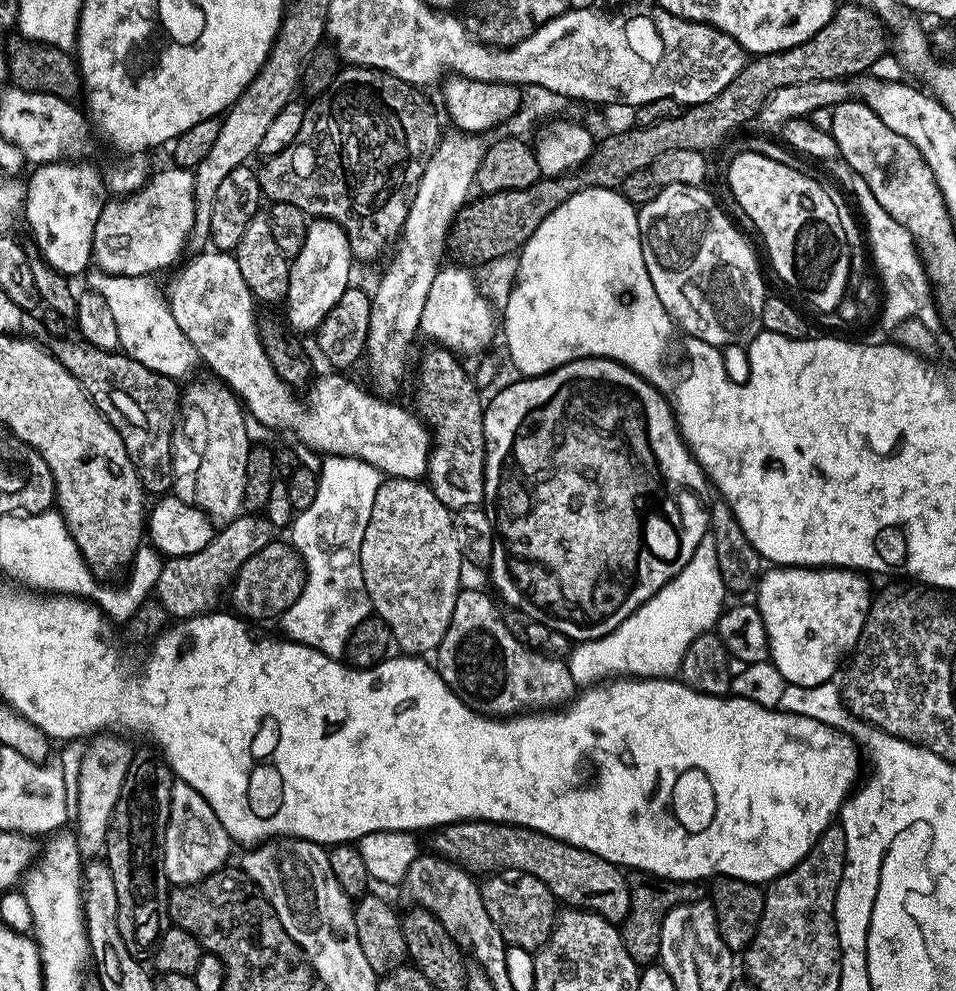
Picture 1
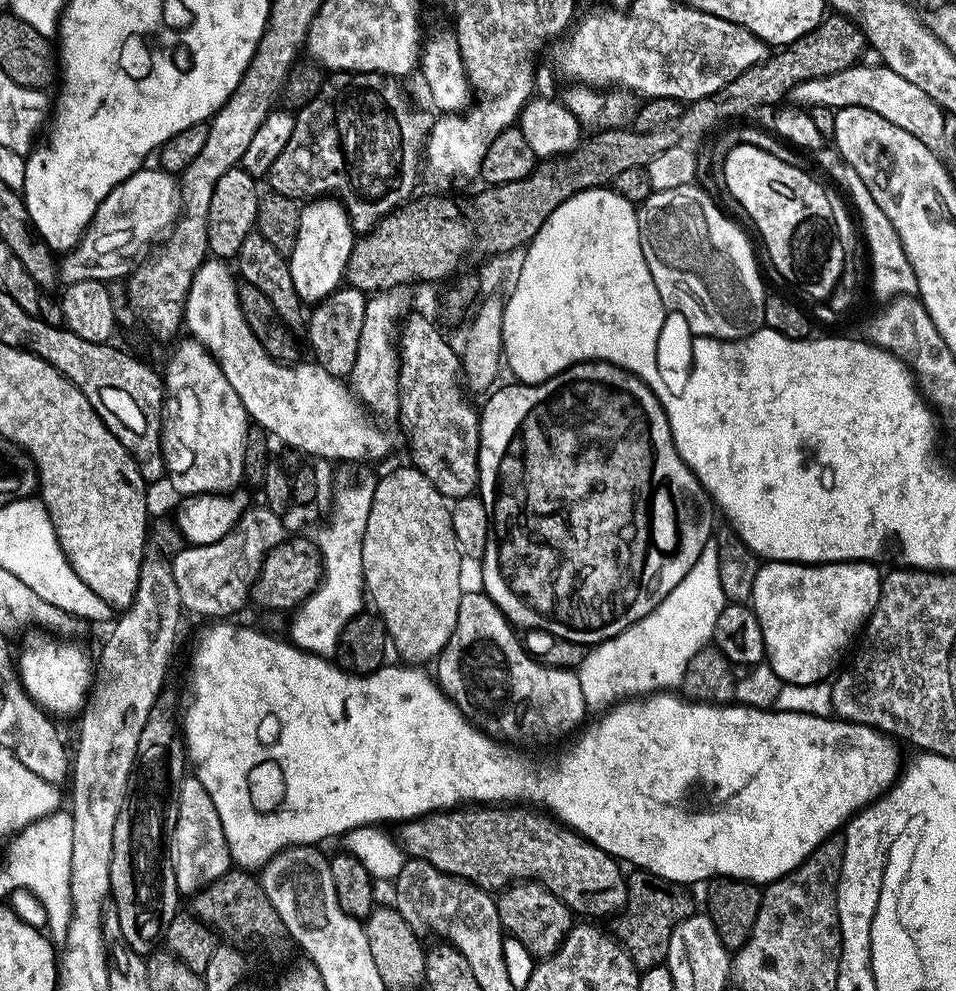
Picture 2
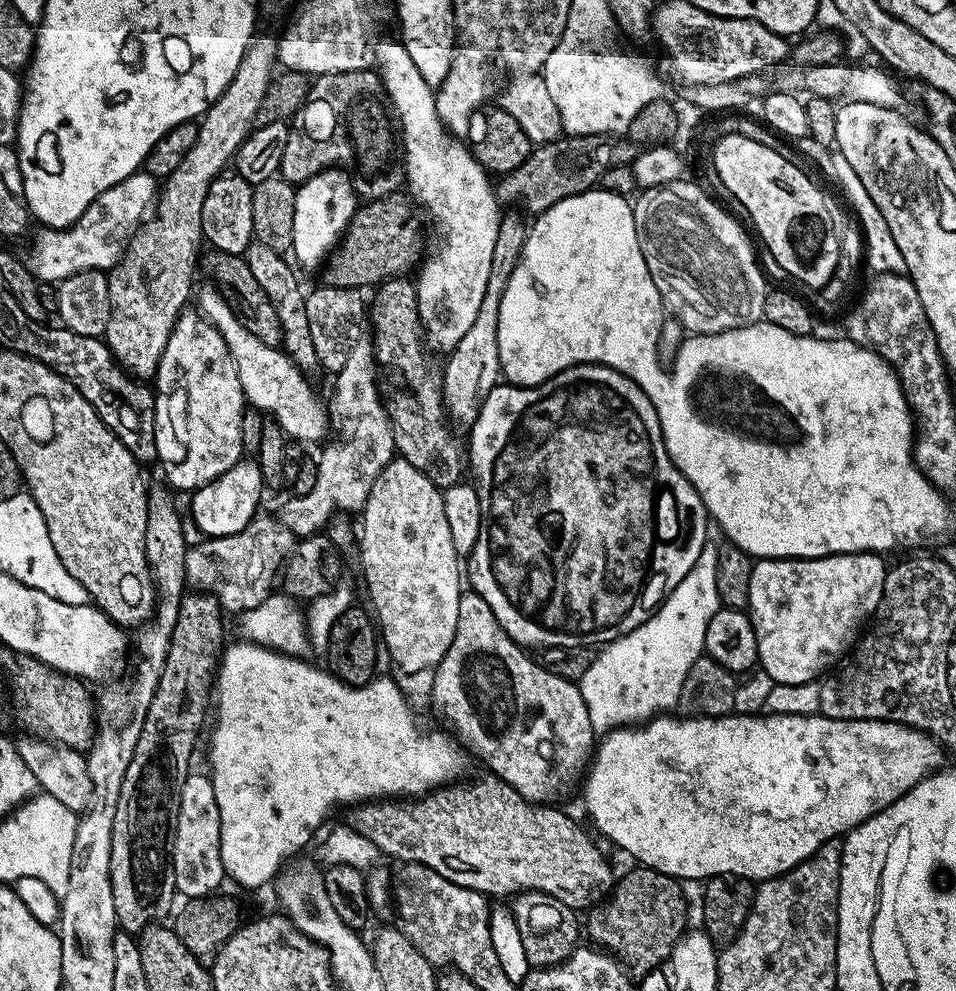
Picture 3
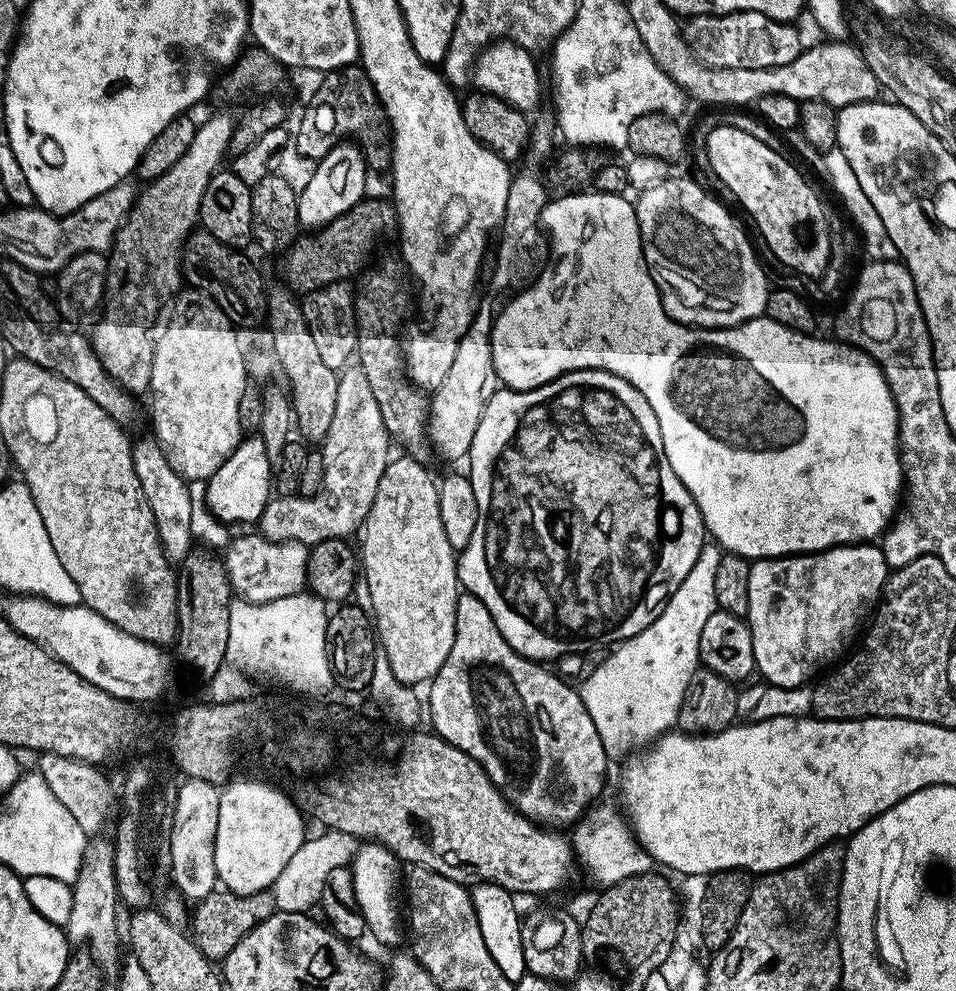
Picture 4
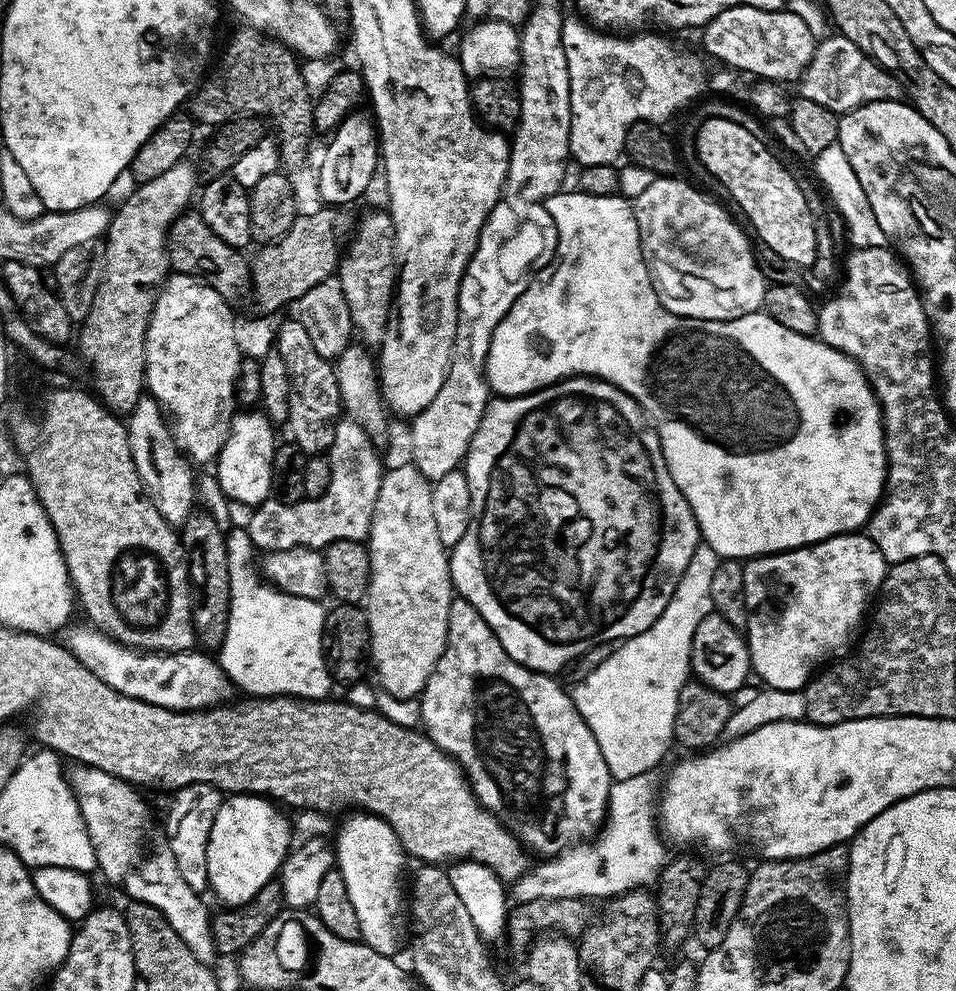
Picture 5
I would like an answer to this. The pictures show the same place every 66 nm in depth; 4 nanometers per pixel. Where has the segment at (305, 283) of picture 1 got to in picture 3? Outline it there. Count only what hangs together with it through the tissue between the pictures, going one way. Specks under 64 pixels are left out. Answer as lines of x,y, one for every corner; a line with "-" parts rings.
339,167
325,168
316,176
303,181
296,188
296,197
294,198
294,242
292,243
291,255
296,256
295,263
301,269
316,268
328,260
334,249
339,245
340,238
343,236
348,224
352,221
352,215
356,213
358,207
358,193
354,187
354,180
351,175
347,176
347,171
341,170

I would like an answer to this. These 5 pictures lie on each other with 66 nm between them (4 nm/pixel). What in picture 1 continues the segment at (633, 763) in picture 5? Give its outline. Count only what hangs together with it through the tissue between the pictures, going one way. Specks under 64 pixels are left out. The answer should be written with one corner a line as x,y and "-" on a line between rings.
706,534
702,542
694,550
690,562
682,566
682,570
662,586
651,598
630,618
626,618
610,634
597,640
581,640
573,647
566,657
566,663
574,682
578,686
591,686
597,682
607,681
609,678
672,678
679,673
680,663
694,638
704,632
715,629
720,613
726,607
726,593
722,574
718,574
718,553
714,550
714,538

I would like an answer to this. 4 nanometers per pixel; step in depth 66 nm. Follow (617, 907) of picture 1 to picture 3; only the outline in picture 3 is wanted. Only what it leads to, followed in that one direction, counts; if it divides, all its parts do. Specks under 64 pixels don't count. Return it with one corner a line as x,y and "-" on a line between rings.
485,775
485,780
476,780
473,784
464,785
464,782
456,782
451,786
437,788
425,795
423,798
385,798
379,802
365,802
355,805
352,812
346,817
348,827
353,828
362,838
370,838
374,846
385,857
389,856
392,860
398,860
401,865
408,863
421,863
422,866
428,866
437,874
442,874
450,882
457,883
458,886
468,887
472,891
478,891
487,898
494,896
515,897
521,892
544,892
547,896
553,896
558,902
562,902
566,907
573,910
591,910
597,904
607,900
608,895
614,887
614,875
612,868
608,865
608,860
604,857
604,852
563,812
563,807
549,806
546,804
531,804
518,790
514,790
505,780
500,780
497,776

